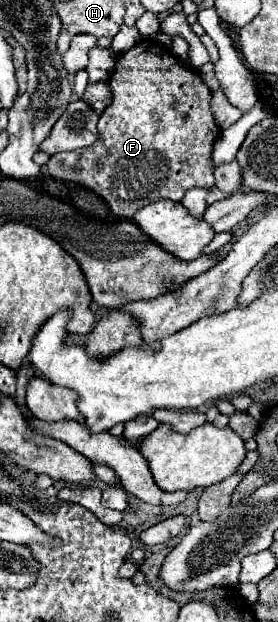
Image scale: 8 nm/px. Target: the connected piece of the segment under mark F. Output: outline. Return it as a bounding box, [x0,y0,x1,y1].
[46,40,220,220]

